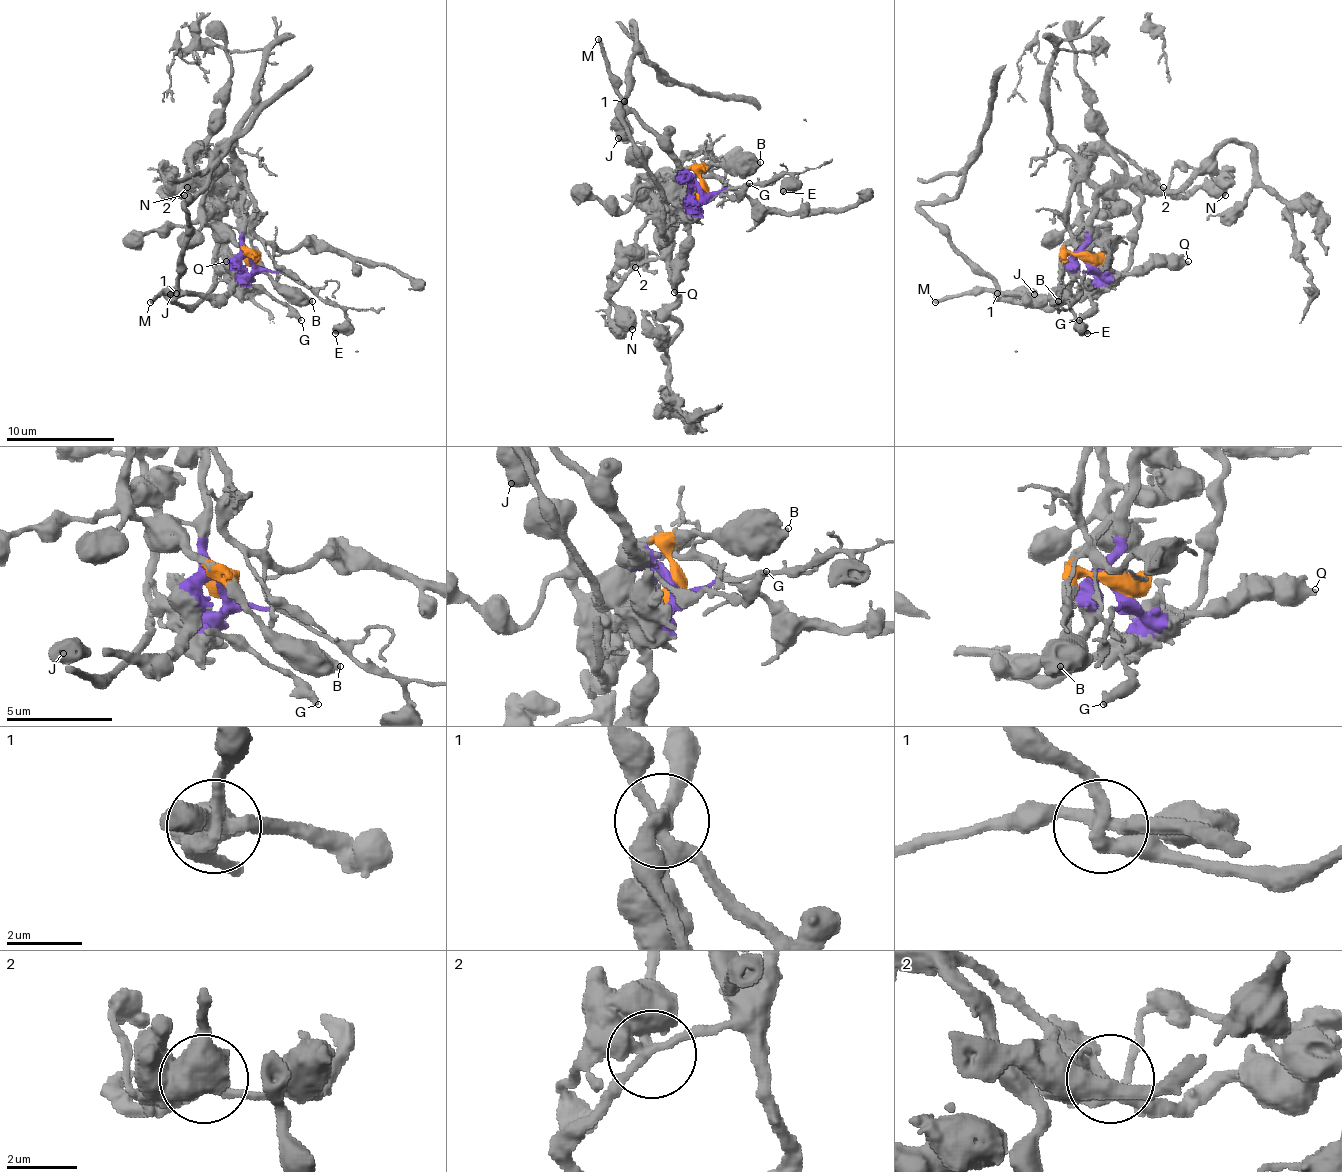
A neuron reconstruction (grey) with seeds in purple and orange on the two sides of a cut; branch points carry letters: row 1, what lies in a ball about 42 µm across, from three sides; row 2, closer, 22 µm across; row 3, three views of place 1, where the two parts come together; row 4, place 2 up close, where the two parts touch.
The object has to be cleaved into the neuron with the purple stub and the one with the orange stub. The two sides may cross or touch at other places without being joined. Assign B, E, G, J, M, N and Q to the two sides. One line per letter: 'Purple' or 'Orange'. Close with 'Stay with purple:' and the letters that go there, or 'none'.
B: Orange
E: Purple
G: Purple
J: Purple
M: Purple
N: Orange
Q: Purple
Stay with purple: E, G, J, M, Q

